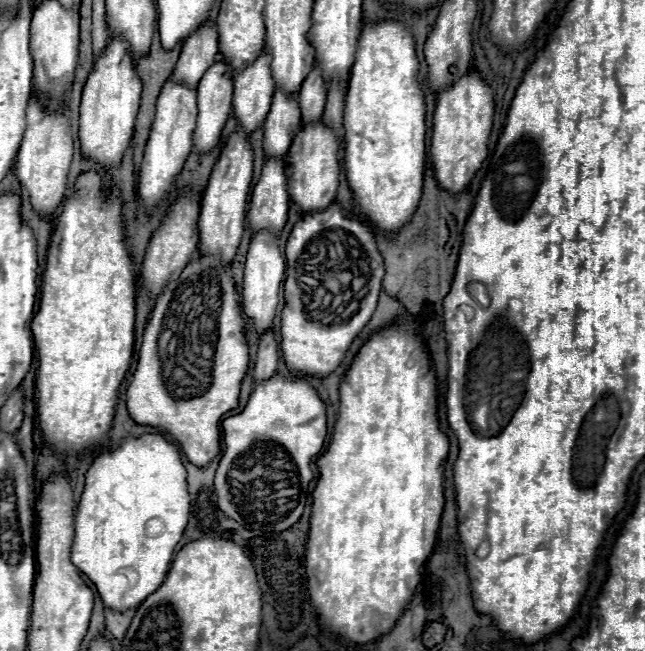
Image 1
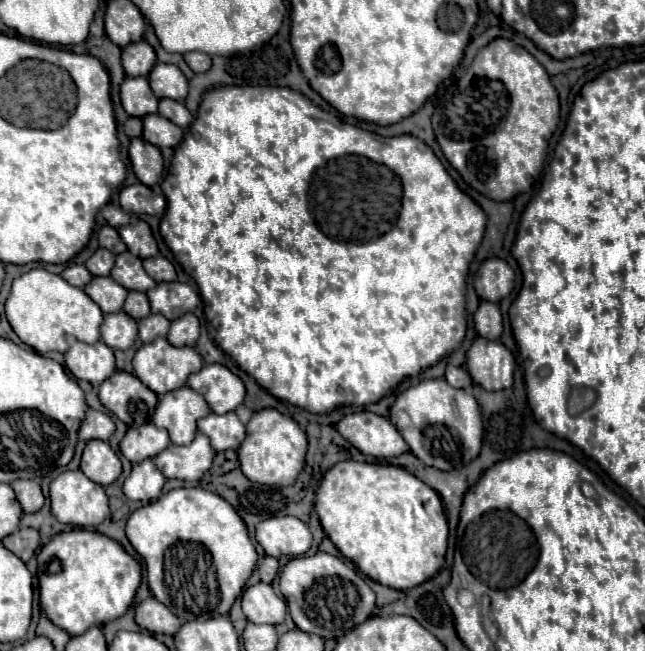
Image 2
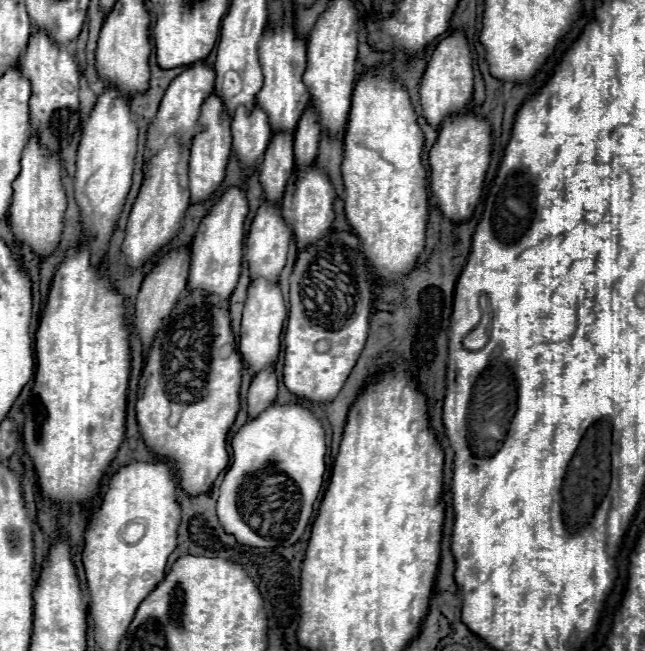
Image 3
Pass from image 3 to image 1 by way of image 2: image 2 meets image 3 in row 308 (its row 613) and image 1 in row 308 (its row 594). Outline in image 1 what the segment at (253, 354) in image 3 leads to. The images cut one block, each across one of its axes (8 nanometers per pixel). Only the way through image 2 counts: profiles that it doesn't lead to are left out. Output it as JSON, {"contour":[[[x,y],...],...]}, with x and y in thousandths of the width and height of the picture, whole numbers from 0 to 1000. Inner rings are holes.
{"contour":[[[406,356],[406,363],[394,363],[384,381],[384,393],[381,393],[375,473],[378,473],[378,482],[391,492],[391,501],[400,516],[412,513],[422,504],[428,473],[431,473],[431,445],[434,445],[440,418],[443,418],[443,406],[440,406],[440,396],[431,384],[425,363],[412,363],[412,356]]]}

